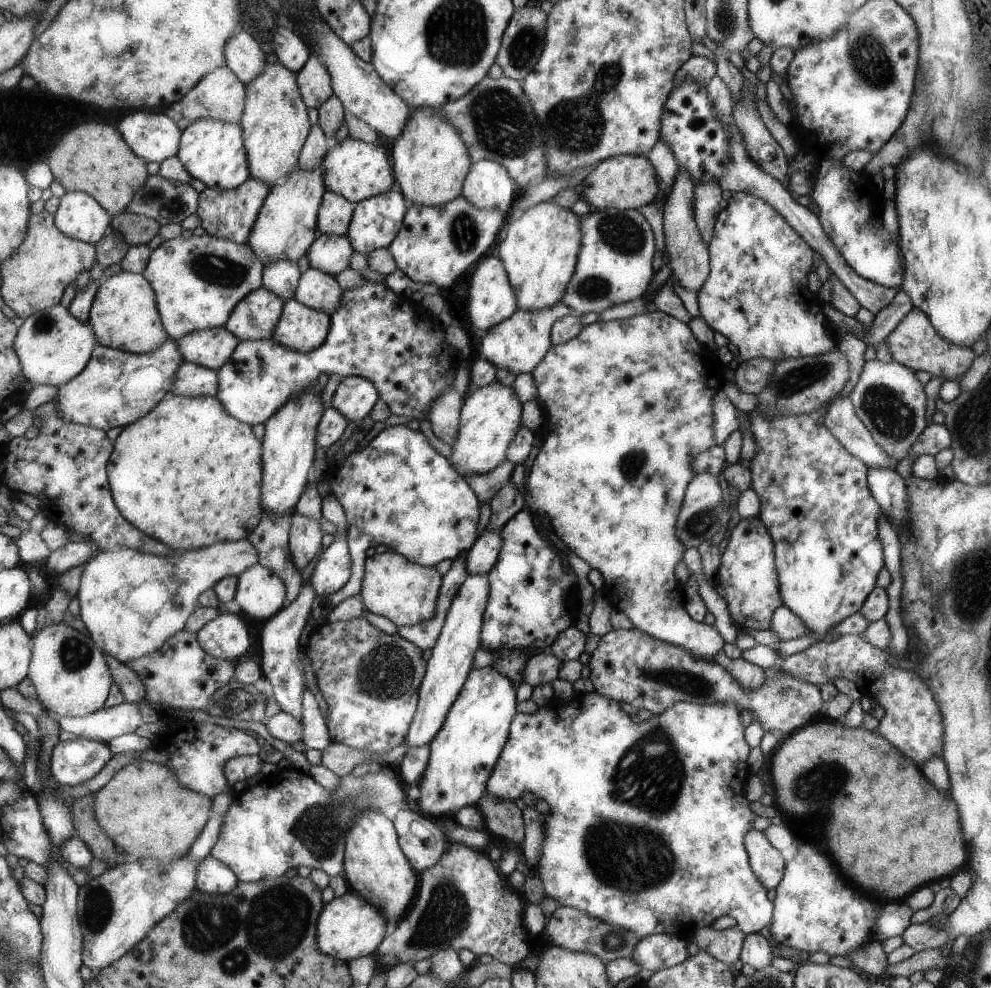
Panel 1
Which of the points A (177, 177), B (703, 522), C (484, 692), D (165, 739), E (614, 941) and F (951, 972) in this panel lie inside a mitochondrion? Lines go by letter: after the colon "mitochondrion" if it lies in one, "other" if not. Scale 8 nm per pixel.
A: other
B: mitochondrion
C: other
D: other
E: mitochondrion
F: other

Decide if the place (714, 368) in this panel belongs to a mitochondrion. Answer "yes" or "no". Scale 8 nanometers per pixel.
no

